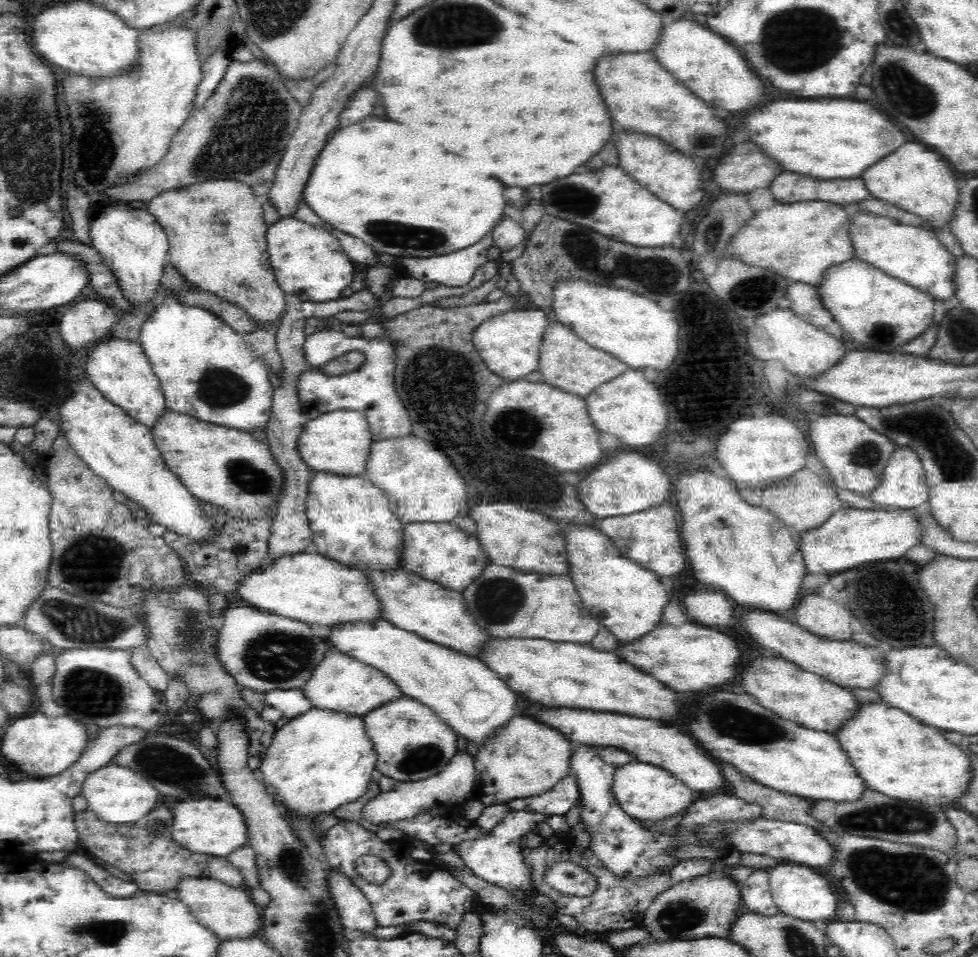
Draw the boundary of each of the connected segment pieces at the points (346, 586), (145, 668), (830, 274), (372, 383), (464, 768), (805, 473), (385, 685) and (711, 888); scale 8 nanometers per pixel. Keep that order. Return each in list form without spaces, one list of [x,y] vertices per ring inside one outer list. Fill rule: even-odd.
[[[312,549],[284,554],[256,568],[240,572],[234,590],[250,606],[266,610],[266,613],[300,622],[316,622],[322,626],[330,626],[334,622],[372,620],[379,616],[378,601],[366,577],[360,571],[348,569],[343,563]]]
[[[134,646],[128,648],[128,656],[132,666],[140,676],[156,691],[162,693],[168,686],[168,674],[154,658],[149,647]]]
[[[860,258],[832,264],[816,286],[824,309],[840,328],[868,350],[892,353],[924,332],[934,318],[934,298]]]
[[[325,329],[307,336],[303,345],[303,353],[308,361],[308,370],[299,378],[298,396],[300,404],[306,411],[312,409],[320,413],[333,412],[336,409],[354,410],[360,412],[368,421],[368,430],[372,440],[382,440],[388,436],[406,436],[410,432],[410,418],[395,391],[394,359],[392,348],[384,340],[363,340],[362,338],[346,337],[342,331]]]
[[[458,750],[456,756],[438,775],[432,776],[428,780],[420,780],[420,782],[400,782],[392,791],[379,793],[376,797],[366,800],[362,804],[361,818],[372,824],[381,825],[412,817],[421,812],[418,808],[426,808],[426,806],[430,808],[436,804],[444,805],[448,811],[453,811],[471,798],[474,772],[472,756],[468,756],[464,750]]]
[[[808,467],[800,468],[790,478],[778,480],[776,484],[765,488],[766,490],[758,492],[758,496],[762,496],[762,498],[756,498],[756,500],[766,510],[778,517],[784,527],[792,534],[808,530],[812,526],[819,526],[828,516],[832,516],[832,513],[841,507],[840,499],[830,488],[826,476],[823,473],[812,472]]]
[[[330,650],[308,678],[310,680],[302,684],[302,694],[304,700],[310,703],[310,708],[352,717],[362,717],[388,700],[403,695],[382,673],[336,650]]]
[[[724,871],[718,874],[710,872],[675,884],[660,894],[648,908],[642,927],[656,940],[694,940],[706,937],[726,939],[730,937],[732,927],[740,917],[740,884]]]

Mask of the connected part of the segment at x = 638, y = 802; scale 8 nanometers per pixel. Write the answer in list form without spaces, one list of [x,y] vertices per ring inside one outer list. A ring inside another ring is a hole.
[[[636,760],[615,768],[613,788],[618,804],[626,810],[628,815],[642,821],[659,821],[672,817],[681,809],[690,806],[697,797],[695,792],[687,788],[670,772],[655,765]]]

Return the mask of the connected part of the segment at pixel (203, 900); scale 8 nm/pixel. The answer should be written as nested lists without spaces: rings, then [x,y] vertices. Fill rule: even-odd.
[[[180,876],[175,887],[176,899],[188,909],[188,913],[204,928],[212,931],[219,940],[259,933],[258,911],[249,896],[242,890],[208,876]]]

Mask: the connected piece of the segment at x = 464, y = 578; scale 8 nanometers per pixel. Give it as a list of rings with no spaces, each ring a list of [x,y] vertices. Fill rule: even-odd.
[[[412,522],[403,525],[400,566],[410,572],[416,572],[426,580],[436,581],[460,592],[480,574],[480,570],[489,560],[480,549],[478,539],[466,535],[452,523]]]

